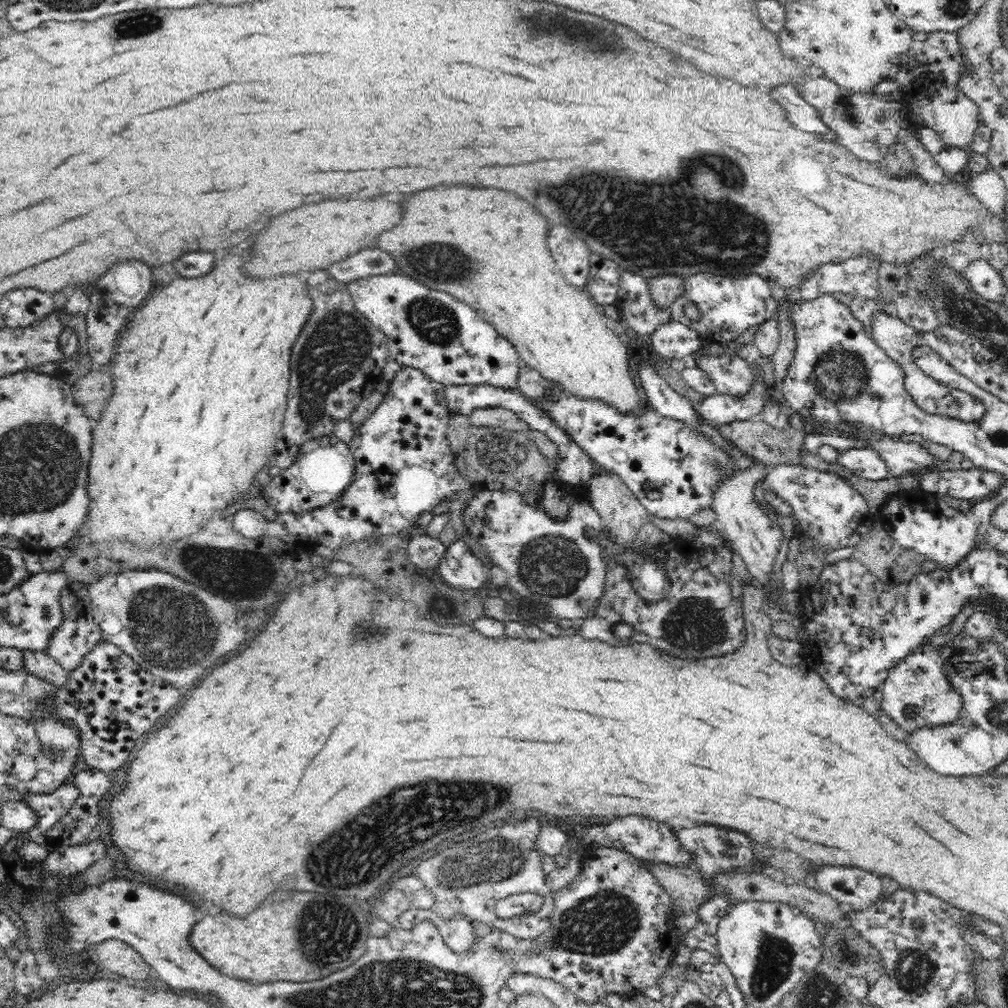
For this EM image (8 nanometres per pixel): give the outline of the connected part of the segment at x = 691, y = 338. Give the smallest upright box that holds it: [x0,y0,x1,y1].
[649,322,705,364]

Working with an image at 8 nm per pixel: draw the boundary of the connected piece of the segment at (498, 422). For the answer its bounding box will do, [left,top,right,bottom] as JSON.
[469,407,531,433]

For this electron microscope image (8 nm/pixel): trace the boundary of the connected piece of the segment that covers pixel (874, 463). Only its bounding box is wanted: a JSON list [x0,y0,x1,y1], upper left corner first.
[835,447,890,480]

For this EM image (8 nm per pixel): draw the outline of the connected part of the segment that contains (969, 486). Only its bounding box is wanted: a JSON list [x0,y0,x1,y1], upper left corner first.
[919,466,1000,504]

